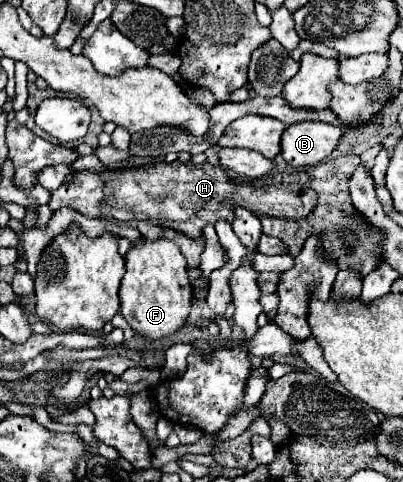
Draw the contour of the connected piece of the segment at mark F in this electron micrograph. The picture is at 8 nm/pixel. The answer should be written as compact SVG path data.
M140 239L124 255L126 273L120 283L120 313L128 325L146 339L160 339L176 333L188 319L192 307L192 285L186 259L176 243L166 239Z

